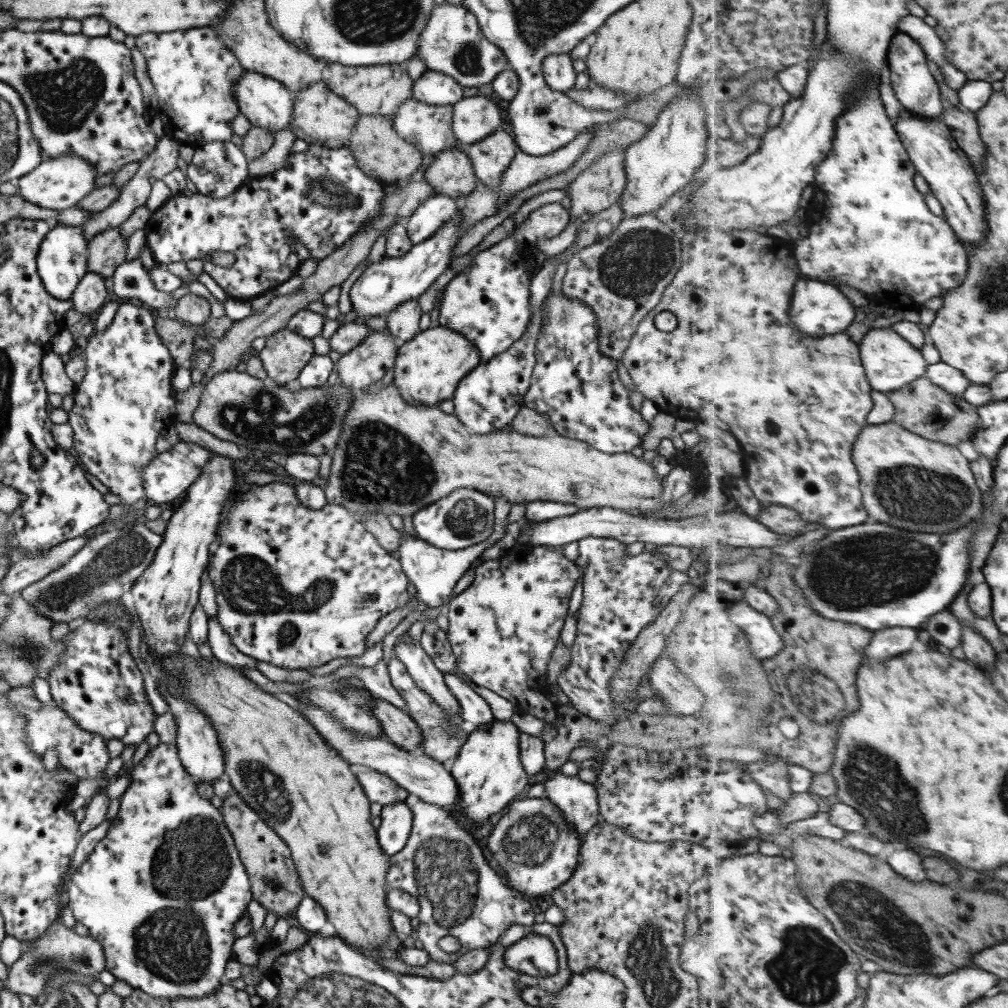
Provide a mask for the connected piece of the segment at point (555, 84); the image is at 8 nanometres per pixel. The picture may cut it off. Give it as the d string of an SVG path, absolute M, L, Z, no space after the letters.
M568 53L545 56L541 60L541 72L545 84L555 92L567 92L573 87L576 72Z

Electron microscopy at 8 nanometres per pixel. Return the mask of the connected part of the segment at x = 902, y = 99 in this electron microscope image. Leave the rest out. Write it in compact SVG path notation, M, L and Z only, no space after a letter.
M900 32L892 40L888 50L888 67L890 69L891 86L901 107L907 108L910 113L929 118L940 118L947 108L943 108L939 84L931 74L933 66L921 44L907 33Z

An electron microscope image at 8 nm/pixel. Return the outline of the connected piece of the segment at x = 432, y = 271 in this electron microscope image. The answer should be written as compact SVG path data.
M457 206L457 213L445 221L431 237L423 242L412 244L409 251L401 257L383 256L377 262L369 263L359 277L353 282L348 291L351 310L355 313L355 322L362 323L366 316L385 316L393 308L409 299L417 298L427 290L427 287L449 267L451 250L461 238L459 226L463 226L461 207Z

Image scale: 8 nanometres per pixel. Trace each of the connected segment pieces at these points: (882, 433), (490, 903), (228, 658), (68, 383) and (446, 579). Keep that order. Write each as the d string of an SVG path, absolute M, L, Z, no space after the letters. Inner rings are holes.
M895 421L868 424L853 447L853 460L861 476L865 508L877 522L913 532L945 534L965 528L984 512L972 462L959 448L926 439Z
M409 795L406 806L411 809L412 826L405 847L389 858L389 869L386 873L386 887L397 888L411 894L419 902L419 912L415 918L417 939L423 944L422 950L432 960L453 963L461 955L476 950L489 948L498 942L503 930L511 924L523 926L533 925L533 912L527 898L521 892L501 884L499 876L489 868L481 855L480 848L475 844L471 832L467 833L459 827L456 817L450 808L441 808L427 804ZM443 936L453 936L461 947L453 954L447 954L439 948L439 940Z
M216 617L207 619L208 633L206 642L210 646L212 658L219 663L225 663L229 667L242 670L244 668L256 668L256 661L250 656L241 654L229 640L229 636L221 628Z
M52 352L43 356L40 377L47 393L59 394L61 397L74 393L76 383L67 377L64 364L65 358Z
M491 496L493 500L493 532L489 534L488 538L481 540L479 544L473 544L473 546L466 546L459 550L443 550L435 548L431 544L427 544L424 540L419 540L415 536L410 536L402 530L401 544L397 548L396 558L401 565L401 572L407 575L409 582L413 584L415 588L416 596L419 601L427 608L437 608L437 606L444 606L444 610L450 604L451 592L453 592L453 586L455 582L463 576L469 566L474 560L476 560L485 548L493 545L505 534L506 516L509 512L511 504L505 502L501 496Z

